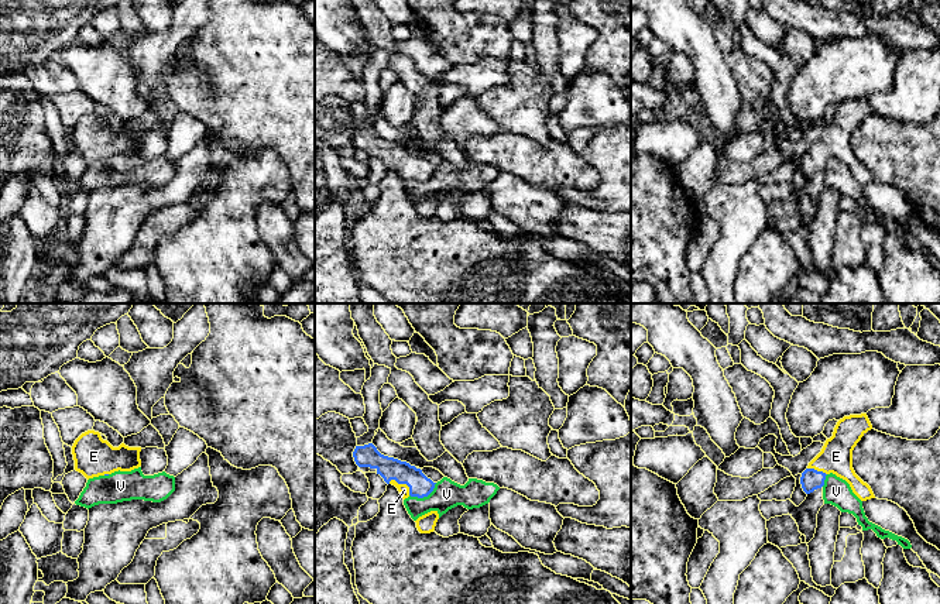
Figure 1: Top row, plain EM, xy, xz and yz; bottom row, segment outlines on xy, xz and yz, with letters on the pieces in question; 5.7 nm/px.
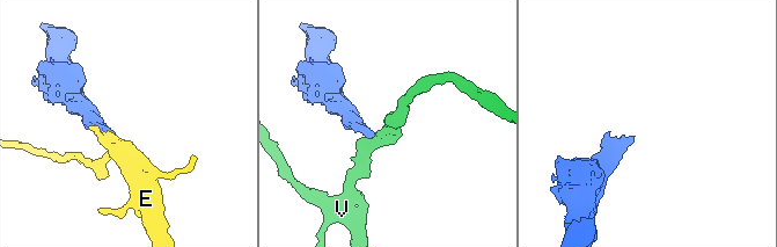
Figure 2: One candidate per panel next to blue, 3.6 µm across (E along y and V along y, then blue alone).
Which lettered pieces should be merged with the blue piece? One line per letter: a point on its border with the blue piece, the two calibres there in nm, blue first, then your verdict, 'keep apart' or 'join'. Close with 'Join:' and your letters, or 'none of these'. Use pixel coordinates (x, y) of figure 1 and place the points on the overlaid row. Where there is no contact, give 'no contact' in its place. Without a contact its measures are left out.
E: contact xz (402, 483); calibres 130 and 60 nm; join
V: contact xz (424, 496); calibres 130 and 160 nm; keep apart
Join: E

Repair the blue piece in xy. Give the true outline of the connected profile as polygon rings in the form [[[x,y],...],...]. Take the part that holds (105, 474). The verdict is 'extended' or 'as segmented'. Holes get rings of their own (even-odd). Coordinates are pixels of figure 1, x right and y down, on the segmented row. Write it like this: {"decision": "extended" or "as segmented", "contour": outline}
{"decision": "extended", "contour": [[[99,432],[82,433],[72,446],[75,470],[88,480],[99,476],[109,476],[114,471],[131,471],[141,466],[141,447],[128,447],[121,443],[113,447],[103,440]]]}

